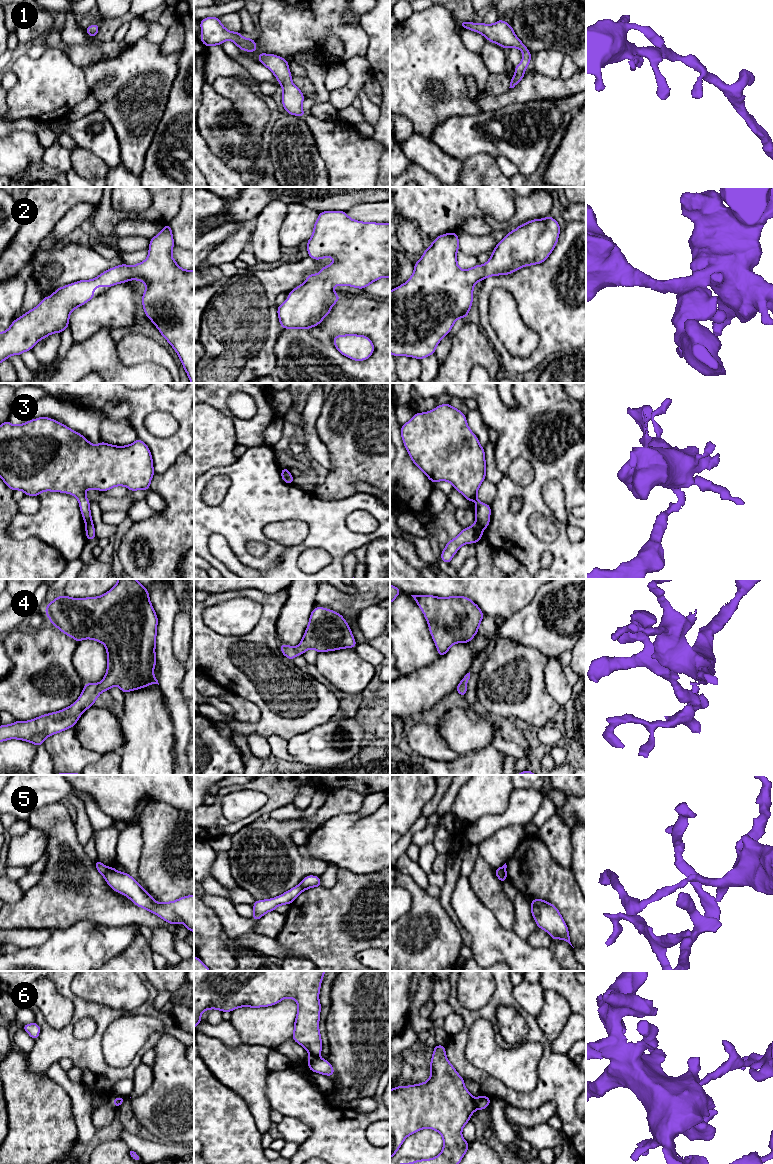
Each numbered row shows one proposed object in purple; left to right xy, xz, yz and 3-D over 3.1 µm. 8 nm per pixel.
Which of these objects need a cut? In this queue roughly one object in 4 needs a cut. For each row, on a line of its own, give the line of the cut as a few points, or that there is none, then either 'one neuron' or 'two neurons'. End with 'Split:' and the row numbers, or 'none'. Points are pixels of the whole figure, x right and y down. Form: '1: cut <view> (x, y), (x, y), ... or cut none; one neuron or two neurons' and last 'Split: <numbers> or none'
1: cut none; one neuron
2: cut none; one neuron
3: cut yz (476, 522), (482, 529); two neurons
4: cut none; one neuron
5: cut xy (108, 867), (103, 876); two neurons
6: cut xz (318, 1056), (310, 1058); two neurons
Split: 3, 5, 6

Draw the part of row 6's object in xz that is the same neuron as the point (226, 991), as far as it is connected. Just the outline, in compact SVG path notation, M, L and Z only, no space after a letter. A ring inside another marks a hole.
M194 971L194 1029L202 1021L201 1014L205 1010L218 1009L231 1012L239 1007L273 1006L285 998L293 998L298 1011L294 1022L292 1039L303 1046L309 1057L319 1057L322 1051L322 1039L319 1031L321 1004L319 992L326 971Z

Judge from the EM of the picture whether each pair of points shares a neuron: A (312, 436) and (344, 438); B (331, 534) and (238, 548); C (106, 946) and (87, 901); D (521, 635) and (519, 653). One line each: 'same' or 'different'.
A: different
B: same
C: different
D: different

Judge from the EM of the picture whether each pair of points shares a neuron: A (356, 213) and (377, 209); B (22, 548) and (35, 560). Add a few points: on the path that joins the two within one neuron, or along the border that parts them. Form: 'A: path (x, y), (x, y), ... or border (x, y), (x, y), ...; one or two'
A: path (361, 212), (372, 212); one
B: path (25, 551), (32, 558); one

